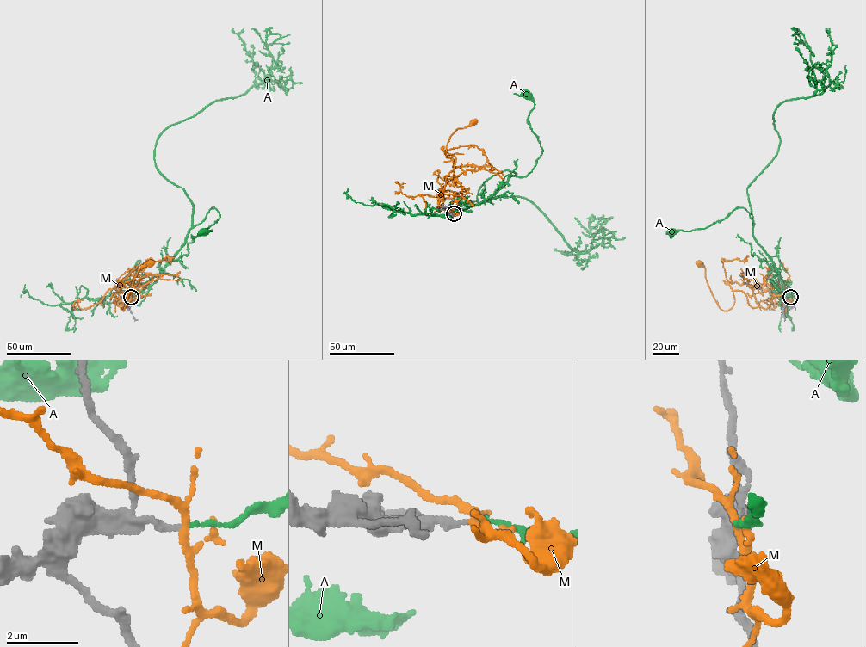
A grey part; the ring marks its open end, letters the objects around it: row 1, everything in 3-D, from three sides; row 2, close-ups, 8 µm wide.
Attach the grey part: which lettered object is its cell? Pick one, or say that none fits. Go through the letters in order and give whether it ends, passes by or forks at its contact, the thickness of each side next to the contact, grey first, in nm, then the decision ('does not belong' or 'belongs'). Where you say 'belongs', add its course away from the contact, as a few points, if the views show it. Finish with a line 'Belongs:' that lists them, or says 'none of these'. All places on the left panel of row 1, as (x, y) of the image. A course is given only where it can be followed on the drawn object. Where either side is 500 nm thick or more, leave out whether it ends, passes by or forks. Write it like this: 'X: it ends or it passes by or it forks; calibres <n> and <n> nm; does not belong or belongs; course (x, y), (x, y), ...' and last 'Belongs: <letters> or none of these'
A: it ends; calibres 200 and 110 nm; belongs; course (132, 297), (157, 279), (185, 243), (188, 231), (214, 207), (219, 217), (205, 230), (211, 231), (204, 231)
M: it forks; calibres 200 and 170 nm; does not belong
Belongs: A

